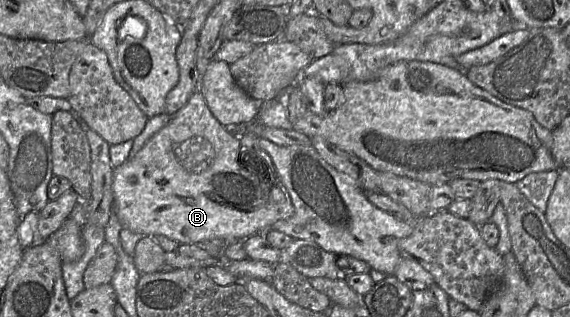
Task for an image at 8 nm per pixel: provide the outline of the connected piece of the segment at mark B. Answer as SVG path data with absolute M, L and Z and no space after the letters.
M203 81L201 89L162 129L134 156L113 169L114 212L123 228L145 236L164 235L180 244L200 244L213 239L233 242L262 234L277 221L294 214L292 200L278 172L266 182L260 181L257 158L246 153L239 135L228 131L215 118L202 95L202 87Z

